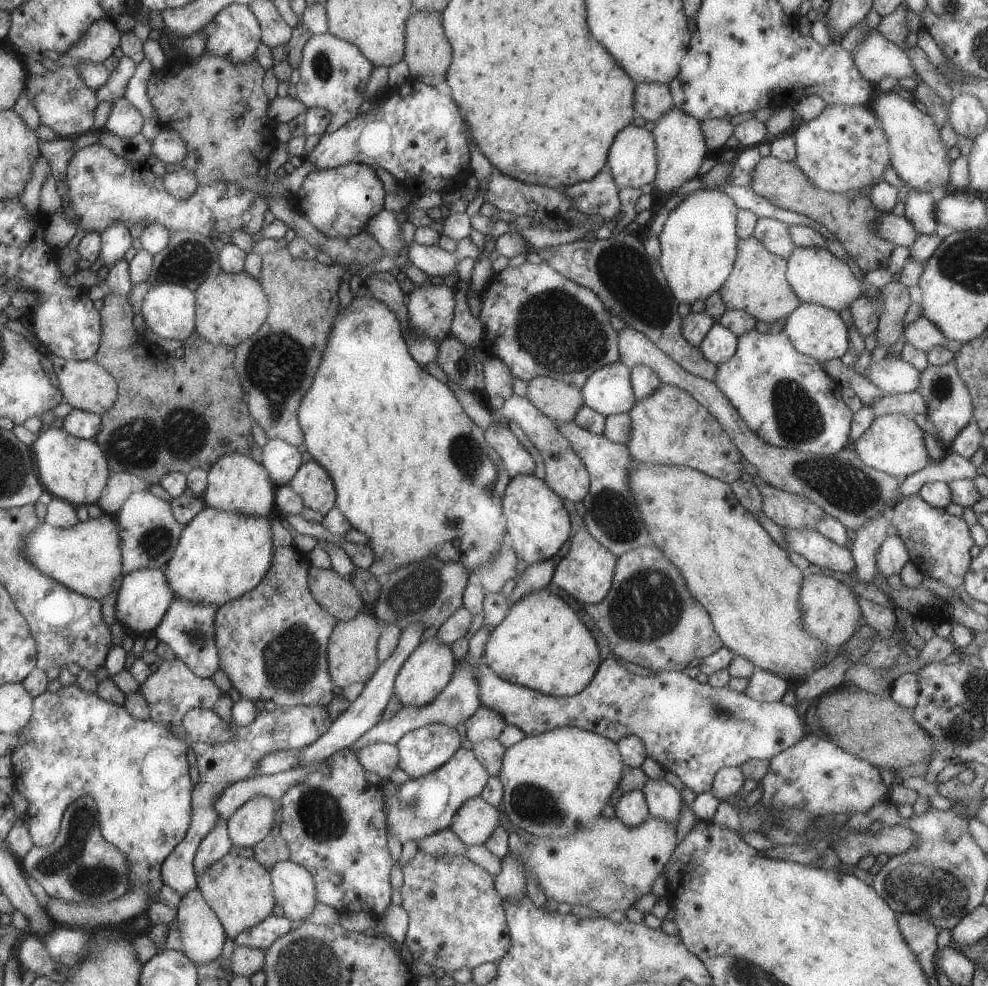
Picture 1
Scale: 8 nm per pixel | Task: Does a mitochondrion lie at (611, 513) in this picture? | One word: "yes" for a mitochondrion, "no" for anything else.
yes

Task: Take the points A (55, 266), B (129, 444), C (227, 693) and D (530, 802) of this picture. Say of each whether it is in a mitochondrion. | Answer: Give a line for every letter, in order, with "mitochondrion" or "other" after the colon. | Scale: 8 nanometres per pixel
A: other
B: mitochondrion
C: other
D: mitochondrion

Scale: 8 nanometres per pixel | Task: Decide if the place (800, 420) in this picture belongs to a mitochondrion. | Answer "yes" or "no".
yes

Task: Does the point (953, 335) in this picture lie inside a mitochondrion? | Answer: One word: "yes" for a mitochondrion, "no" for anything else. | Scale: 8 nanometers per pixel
no

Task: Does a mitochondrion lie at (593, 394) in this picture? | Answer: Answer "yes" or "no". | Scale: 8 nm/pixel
no

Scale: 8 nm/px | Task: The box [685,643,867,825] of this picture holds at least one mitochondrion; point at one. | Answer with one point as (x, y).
(720, 712)

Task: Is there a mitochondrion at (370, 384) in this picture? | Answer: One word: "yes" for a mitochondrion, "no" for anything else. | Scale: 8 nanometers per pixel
no

